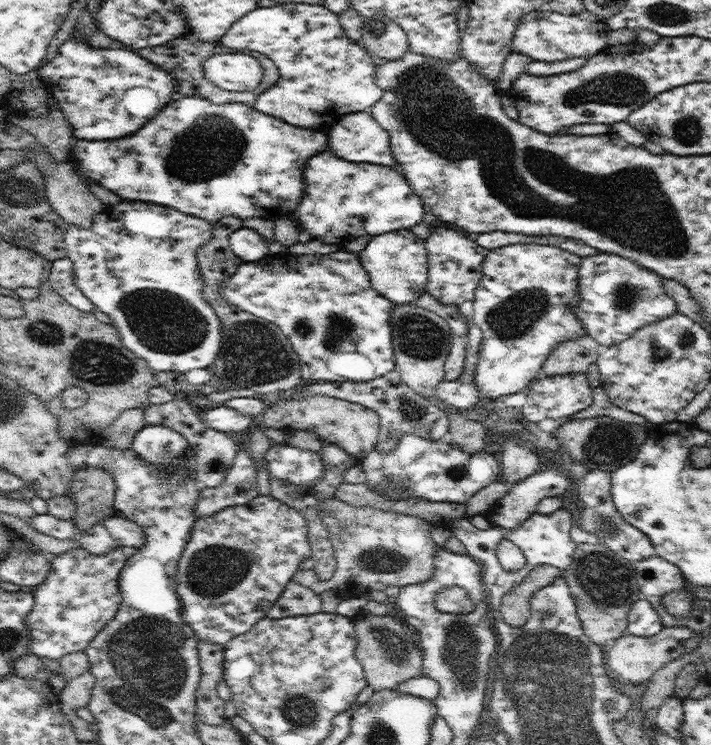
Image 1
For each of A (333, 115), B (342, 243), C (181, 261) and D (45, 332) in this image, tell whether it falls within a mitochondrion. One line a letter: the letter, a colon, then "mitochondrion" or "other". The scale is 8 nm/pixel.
A: other
B: other
C: other
D: mitochondrion

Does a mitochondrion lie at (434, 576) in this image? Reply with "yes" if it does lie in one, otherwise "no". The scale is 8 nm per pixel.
no

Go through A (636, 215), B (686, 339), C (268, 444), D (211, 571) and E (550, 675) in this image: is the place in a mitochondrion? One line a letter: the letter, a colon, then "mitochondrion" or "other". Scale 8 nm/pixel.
A: mitochondrion
B: mitochondrion
C: other
D: mitochondrion
E: mitochondrion

